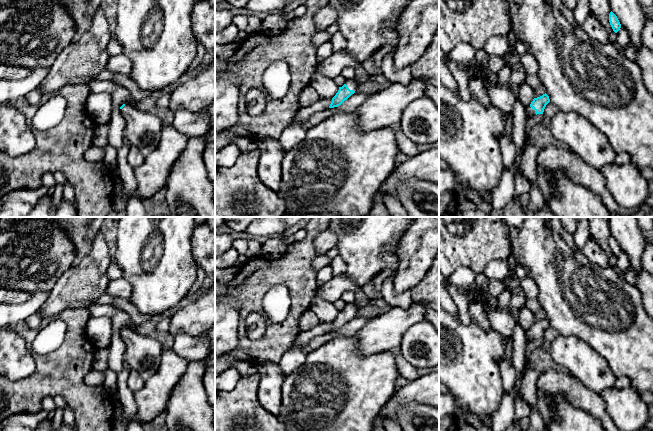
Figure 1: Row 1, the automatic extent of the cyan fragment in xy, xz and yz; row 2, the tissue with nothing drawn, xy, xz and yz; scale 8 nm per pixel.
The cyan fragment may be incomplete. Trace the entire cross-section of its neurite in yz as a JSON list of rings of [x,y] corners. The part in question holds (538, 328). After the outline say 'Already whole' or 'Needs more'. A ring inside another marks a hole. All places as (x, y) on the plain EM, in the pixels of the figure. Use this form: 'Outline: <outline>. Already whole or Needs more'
Outline: [[[545,317],[534,322],[530,330],[525,333],[526,342],[537,338],[543,338],[546,329],[550,326],[549,320]]]. Needs more

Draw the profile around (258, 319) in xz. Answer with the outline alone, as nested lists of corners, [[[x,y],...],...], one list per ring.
[[[262,311],[250,313],[246,318],[246,322],[248,325],[255,325],[253,329],[247,331],[247,336],[254,341],[260,340],[268,325]]]

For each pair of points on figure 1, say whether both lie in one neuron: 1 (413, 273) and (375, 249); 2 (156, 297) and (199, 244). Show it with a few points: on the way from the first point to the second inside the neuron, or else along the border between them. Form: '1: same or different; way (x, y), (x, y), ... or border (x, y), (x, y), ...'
1: different; border (396, 255), (398, 260), (397, 266)
2: different; border (193, 230), (192, 258), (197, 266)

